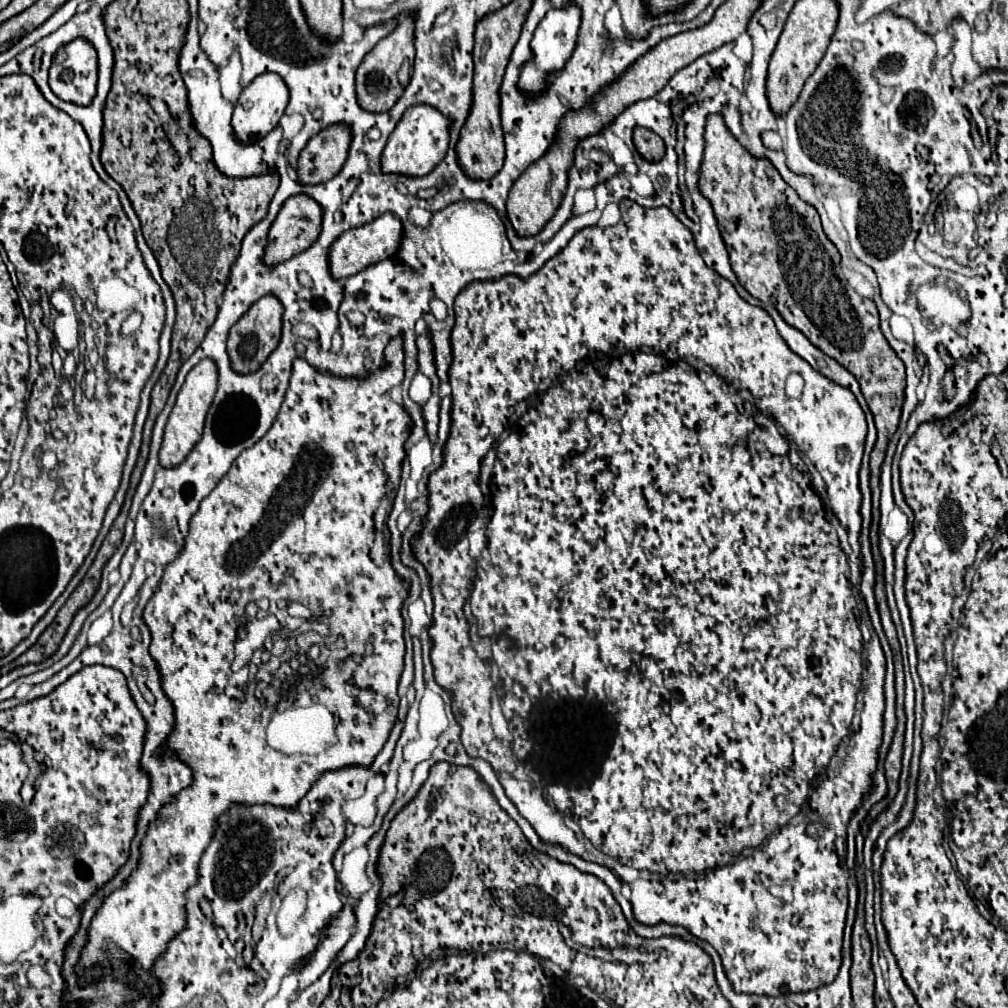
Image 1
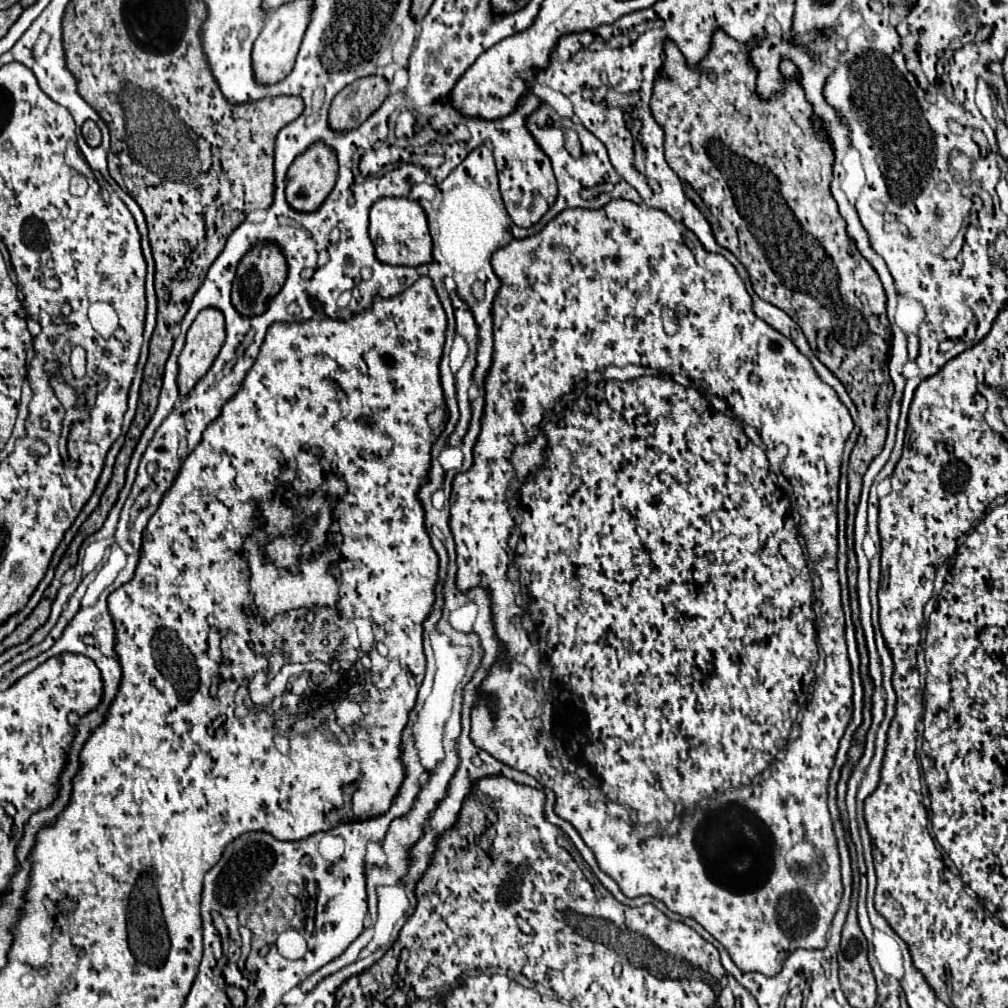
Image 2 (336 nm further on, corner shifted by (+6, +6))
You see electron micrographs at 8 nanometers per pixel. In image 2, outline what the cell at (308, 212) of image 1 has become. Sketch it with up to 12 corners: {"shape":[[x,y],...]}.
{"shape":[[316,141],[290,165],[286,199],[314,211],[338,179],[336,151]]}

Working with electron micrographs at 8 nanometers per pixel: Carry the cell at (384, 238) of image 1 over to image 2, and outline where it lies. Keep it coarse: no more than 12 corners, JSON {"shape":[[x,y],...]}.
{"shape":[[384,197],[370,211],[376,257],[388,265],[432,261],[422,205]]}

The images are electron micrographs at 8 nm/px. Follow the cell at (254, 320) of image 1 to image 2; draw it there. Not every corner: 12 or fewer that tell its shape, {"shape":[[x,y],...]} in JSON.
{"shape":[[256,243],[238,263],[234,307],[264,313],[282,289],[286,257]]}

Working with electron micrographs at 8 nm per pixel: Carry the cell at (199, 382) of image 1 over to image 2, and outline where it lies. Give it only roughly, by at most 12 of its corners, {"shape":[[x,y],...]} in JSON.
{"shape":[[216,307],[198,313],[178,357],[178,387],[188,393],[226,339]]}

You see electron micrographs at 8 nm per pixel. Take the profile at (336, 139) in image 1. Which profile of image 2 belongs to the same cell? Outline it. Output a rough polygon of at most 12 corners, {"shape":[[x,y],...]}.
{"shape":[[386,77],[352,81],[330,105],[334,129],[354,129],[382,105]]}

